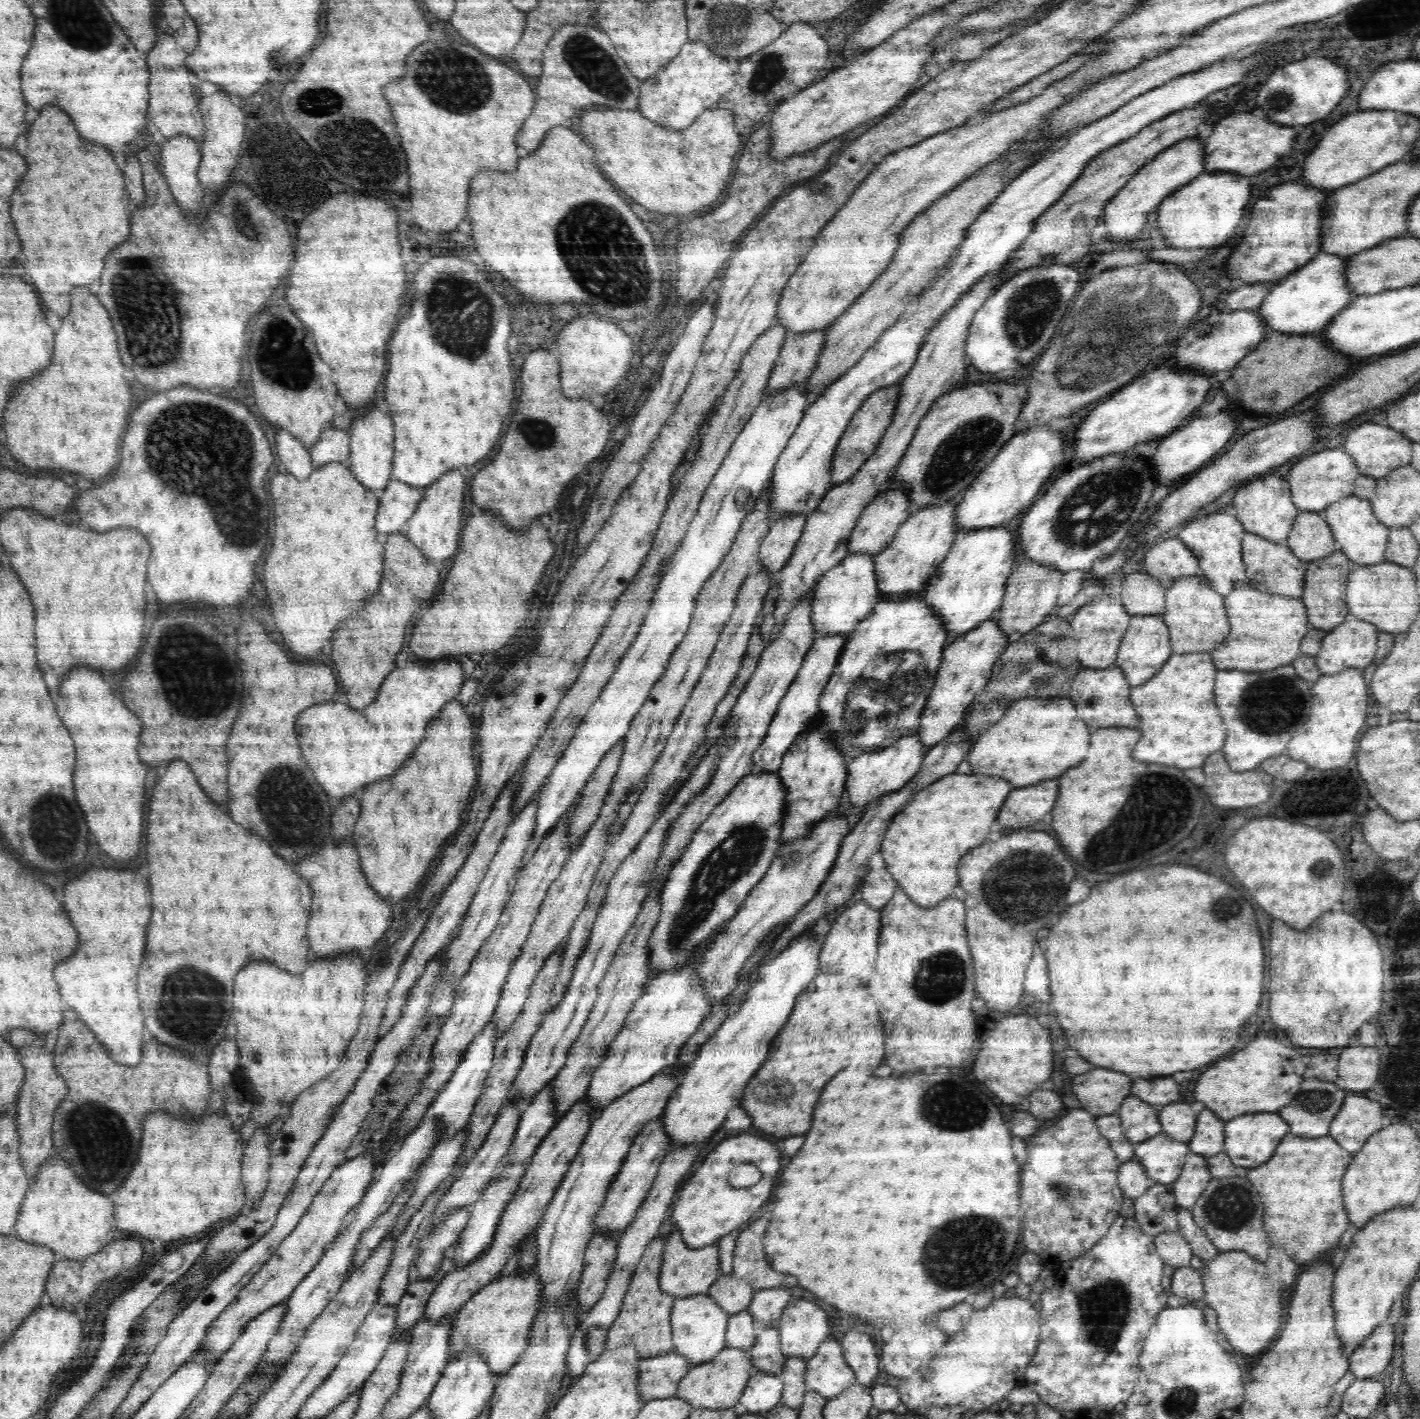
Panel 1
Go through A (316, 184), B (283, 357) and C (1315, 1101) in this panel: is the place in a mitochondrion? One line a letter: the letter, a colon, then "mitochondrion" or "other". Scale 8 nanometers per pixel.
A: mitochondrion
B: mitochondrion
C: mitochondrion

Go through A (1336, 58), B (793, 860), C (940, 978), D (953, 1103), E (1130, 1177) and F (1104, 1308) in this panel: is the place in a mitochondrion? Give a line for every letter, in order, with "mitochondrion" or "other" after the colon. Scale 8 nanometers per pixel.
A: other
B: mitochondrion
C: mitochondrion
D: mitochondrion
E: other
F: mitochondrion

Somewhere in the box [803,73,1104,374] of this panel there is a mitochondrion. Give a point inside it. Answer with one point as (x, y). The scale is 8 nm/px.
(1031, 311)

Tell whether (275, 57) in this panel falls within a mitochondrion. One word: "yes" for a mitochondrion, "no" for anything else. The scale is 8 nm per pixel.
yes

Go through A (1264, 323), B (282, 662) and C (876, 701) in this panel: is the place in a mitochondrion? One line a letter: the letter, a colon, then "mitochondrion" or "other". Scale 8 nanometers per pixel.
A: other
B: other
C: mitochondrion

